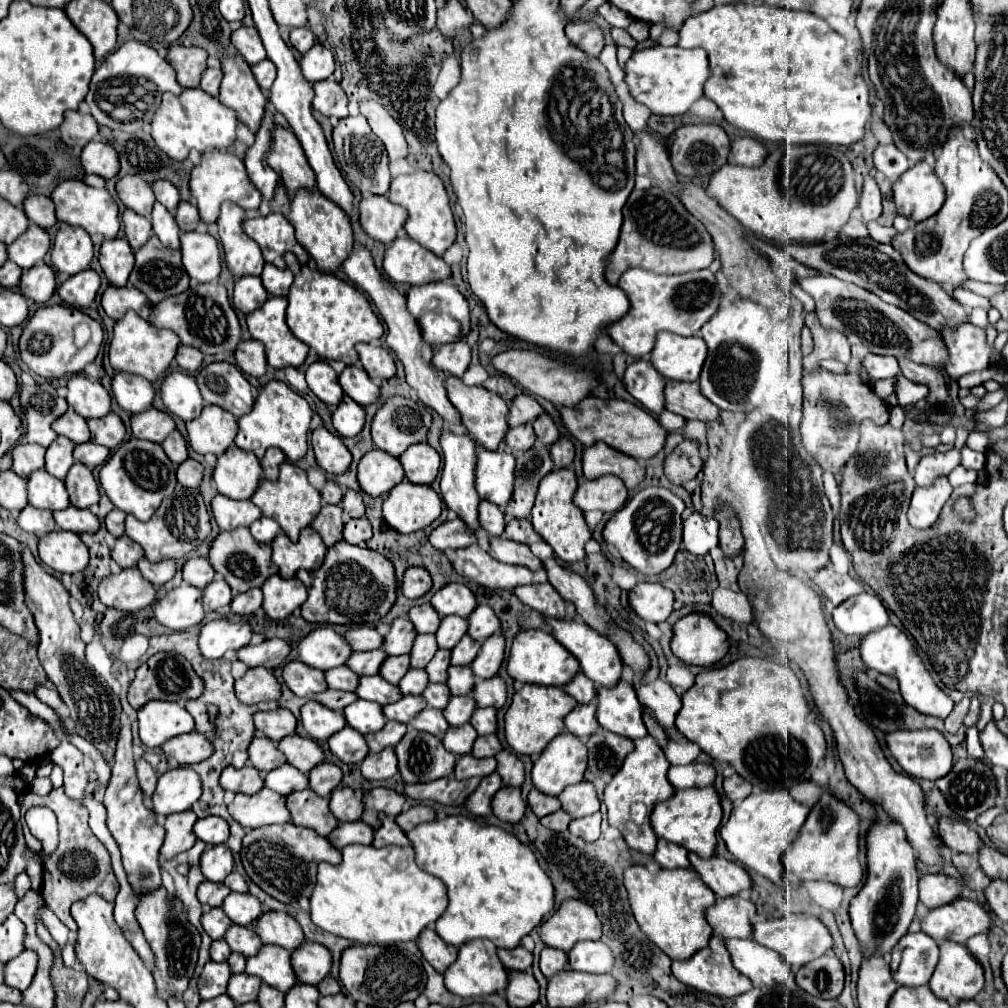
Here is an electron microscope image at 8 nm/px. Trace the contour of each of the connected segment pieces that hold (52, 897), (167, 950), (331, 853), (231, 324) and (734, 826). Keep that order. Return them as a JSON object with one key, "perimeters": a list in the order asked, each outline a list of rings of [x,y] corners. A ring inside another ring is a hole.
{"perimeters":[[[[52,788],[46,796],[28,794],[24,798],[24,812],[30,806],[48,806],[54,810],[58,818],[58,848],[54,854],[48,856],[44,862],[44,882],[42,882],[42,898],[46,906],[74,932],[74,920],[70,916],[70,906],[78,900],[84,900],[90,894],[100,894],[108,902],[114,902],[118,894],[118,882],[110,866],[110,854],[104,848],[104,844],[92,834],[88,826],[88,810],[84,804],[80,804],[74,798],[68,798],[64,794],[64,788]],[[96,862],[96,866],[94,866]]],[[[164,886],[138,896],[136,920],[140,922],[144,936],[156,954],[156,964],[152,968],[156,980],[156,994],[162,998],[168,998],[172,994],[182,994],[194,974],[196,960],[198,960],[198,948],[200,948],[198,928],[194,928],[188,922],[188,916],[184,908],[180,908],[178,898],[168,898]]],[[[272,824],[264,828],[254,828],[244,836],[242,864],[248,876],[272,898],[290,904],[300,896],[310,896],[316,884],[316,870],[318,862],[340,864],[342,854],[336,850],[324,836],[316,834],[310,828],[302,828],[296,824]]],[[[218,282],[198,284],[194,290],[186,290],[176,298],[166,298],[158,302],[152,310],[150,324],[154,324],[156,328],[168,328],[176,332],[182,344],[198,348],[202,354],[232,354],[242,340],[238,316],[228,300],[226,288]]],[[[764,790],[758,794],[750,794],[734,806],[728,822],[720,830],[720,836],[738,864],[742,864],[744,868],[752,868],[770,882],[780,884],[784,872],[782,854],[796,840],[808,814],[810,808],[796,802],[788,790]]]]}

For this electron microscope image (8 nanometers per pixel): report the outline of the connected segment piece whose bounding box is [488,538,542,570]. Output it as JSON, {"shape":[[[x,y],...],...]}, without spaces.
{"shape":[[[490,538],[488,554],[494,556],[496,560],[504,562],[504,564],[520,564],[520,566],[528,566],[532,570],[542,568],[542,562],[530,552],[530,548],[526,544],[520,544],[520,542]]]}

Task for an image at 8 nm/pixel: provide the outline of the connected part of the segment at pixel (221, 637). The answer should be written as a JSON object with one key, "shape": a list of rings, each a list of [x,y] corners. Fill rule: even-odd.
{"shape":[[[212,620],[200,632],[200,652],[204,658],[222,658],[226,650],[240,650],[250,644],[252,628],[244,620]]]}

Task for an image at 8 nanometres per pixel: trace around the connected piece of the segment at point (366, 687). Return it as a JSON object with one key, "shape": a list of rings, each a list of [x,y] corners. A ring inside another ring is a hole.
{"shape":[[[376,674],[376,676],[362,676],[362,682],[360,682],[356,694],[358,694],[358,698],[370,700],[370,702],[378,702],[380,706],[398,702],[402,698],[400,688],[396,684],[386,682],[380,674]]]}

